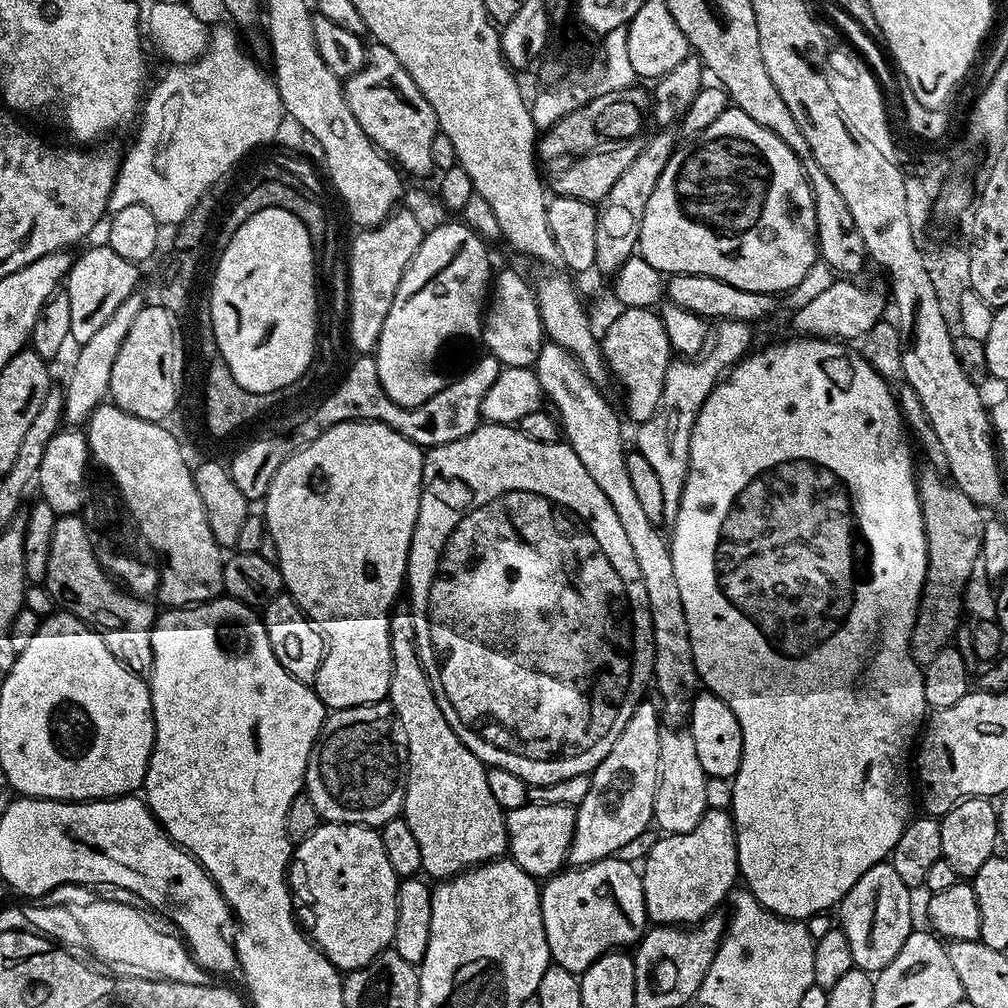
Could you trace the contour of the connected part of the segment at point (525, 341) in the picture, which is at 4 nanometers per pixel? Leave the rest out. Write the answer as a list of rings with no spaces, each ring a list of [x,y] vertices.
[[[514,270],[497,271],[490,290],[490,297],[481,329],[485,348],[505,367],[529,368],[535,365],[537,355],[544,343],[542,322],[539,316],[535,291]]]

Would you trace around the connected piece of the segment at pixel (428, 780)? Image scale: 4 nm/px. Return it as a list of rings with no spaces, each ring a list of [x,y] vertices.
[[[397,607],[392,615],[388,617],[388,621],[390,622],[392,677],[390,678],[390,690],[388,691],[386,700],[387,703],[392,705],[392,714],[398,725],[399,735],[402,737],[406,750],[408,751],[408,758],[406,761],[408,766],[408,777],[406,778],[406,790],[404,791],[404,811],[402,813],[402,818],[410,826],[410,831],[413,832],[414,839],[418,841],[418,850],[422,850],[423,875],[425,877],[433,876],[433,881],[439,882],[441,880],[447,880],[449,876],[456,876],[459,872],[466,872],[468,869],[474,868],[478,864],[487,864],[490,860],[499,860],[505,853],[507,853],[508,835],[506,834],[506,822],[504,821],[506,812],[505,809],[498,806],[498,802],[494,799],[494,794],[490,790],[488,768],[468,747],[465,746],[465,744],[462,743],[458,738],[458,734],[454,734],[450,722],[446,722],[446,714],[442,714],[442,710],[438,706],[438,698],[434,698],[434,690],[432,689],[429,669],[424,668],[420,661],[420,649],[416,643],[411,611],[409,611],[407,607]]]

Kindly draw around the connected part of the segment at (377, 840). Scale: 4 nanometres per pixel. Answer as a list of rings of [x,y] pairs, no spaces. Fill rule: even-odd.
[[[321,823],[320,827],[314,830],[304,840],[295,845],[291,861],[288,865],[288,886],[292,893],[292,906],[296,913],[297,921],[310,933],[310,939],[329,962],[341,973],[347,974],[364,968],[375,956],[379,956],[391,945],[394,938],[394,926],[396,925],[396,889],[398,877],[394,866],[390,866],[390,858],[386,858],[386,846],[382,846],[382,838],[379,831],[374,828],[367,828],[365,824],[330,824]]]

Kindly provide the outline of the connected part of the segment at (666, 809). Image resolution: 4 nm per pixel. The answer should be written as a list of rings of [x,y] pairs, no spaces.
[[[668,726],[660,733],[658,746],[658,774],[656,783],[653,821],[662,828],[663,833],[686,833],[701,821],[707,812],[708,801],[707,776],[702,770],[702,762],[698,762],[698,750],[694,750],[694,738],[691,731],[681,730],[676,726]]]

